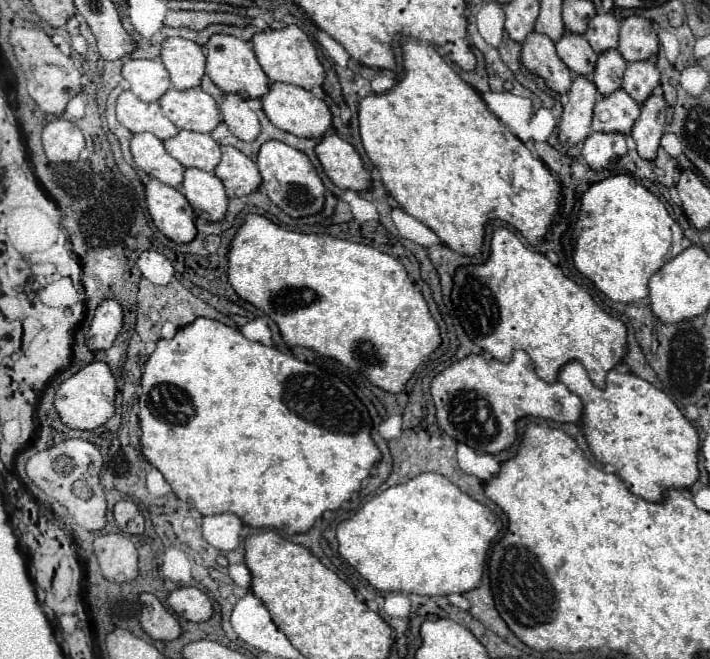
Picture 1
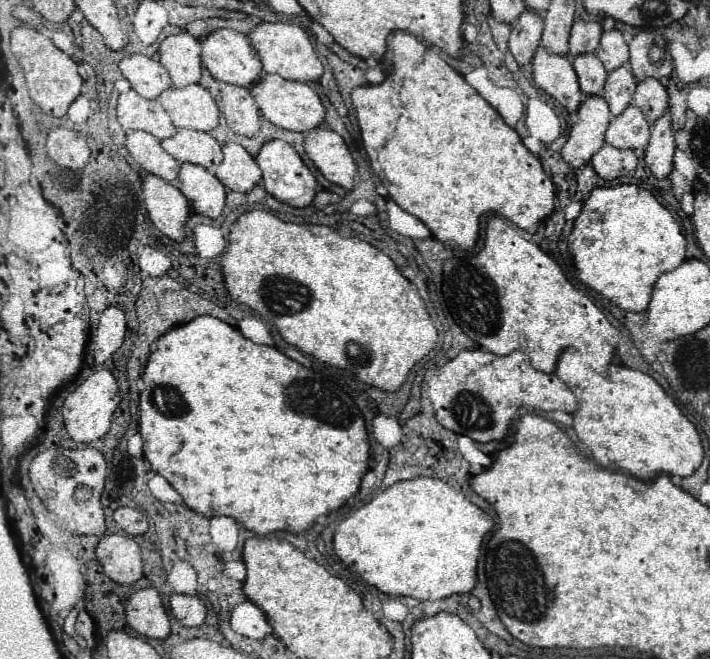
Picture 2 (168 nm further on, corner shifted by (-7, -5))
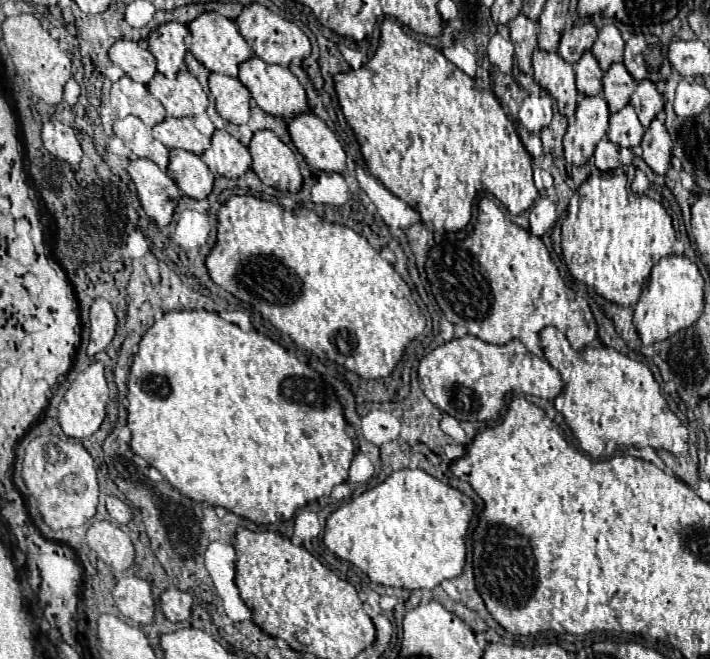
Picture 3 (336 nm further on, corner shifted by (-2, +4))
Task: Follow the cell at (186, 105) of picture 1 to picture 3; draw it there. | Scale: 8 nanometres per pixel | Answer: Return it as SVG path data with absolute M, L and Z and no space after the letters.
M181 69L173 79L155 73L155 77L147 83L147 91L161 101L171 117L195 117L209 105L199 81L187 69Z

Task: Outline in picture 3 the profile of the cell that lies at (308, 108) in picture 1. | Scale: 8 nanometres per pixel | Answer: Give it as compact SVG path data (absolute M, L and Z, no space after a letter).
M251 57L251 59L243 61L243 63L239 63L237 79L251 91L257 105L263 111L271 113L271 115L277 115L277 117L283 117L283 119L289 121L291 117L295 117L295 115L299 115L303 111L309 111L307 97L305 97L305 91L303 91L301 83L297 81L297 77L287 67L269 65L259 57Z

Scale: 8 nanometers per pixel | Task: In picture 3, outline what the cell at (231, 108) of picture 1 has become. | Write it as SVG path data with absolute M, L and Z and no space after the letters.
M211 73L209 91L215 97L215 107L223 119L237 125L247 123L251 93L249 89L245 89L245 85L241 85L237 77Z

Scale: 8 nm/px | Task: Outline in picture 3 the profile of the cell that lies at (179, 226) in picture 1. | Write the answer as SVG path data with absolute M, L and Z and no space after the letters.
M133 159L127 167L143 211L161 227L169 225L181 191L175 181L149 159Z

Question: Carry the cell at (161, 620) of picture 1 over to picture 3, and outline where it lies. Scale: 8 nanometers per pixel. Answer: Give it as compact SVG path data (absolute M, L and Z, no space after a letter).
M121 577L113 587L113 601L117 609L135 623L151 623L155 605L151 599L151 585L139 577Z

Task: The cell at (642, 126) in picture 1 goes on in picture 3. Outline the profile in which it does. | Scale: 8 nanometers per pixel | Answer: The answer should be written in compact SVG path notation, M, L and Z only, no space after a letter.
M655 119L651 127L645 131L641 147L643 159L653 169L653 173L665 175L665 171L671 165L671 137L659 119Z

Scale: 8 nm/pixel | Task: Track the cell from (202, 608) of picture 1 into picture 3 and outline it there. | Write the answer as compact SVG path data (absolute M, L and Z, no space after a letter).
M171 587L171 589L163 591L163 595L161 595L161 611L163 611L165 619L173 621L173 623L189 619L191 603L193 603L193 597L185 591L179 591L177 587Z

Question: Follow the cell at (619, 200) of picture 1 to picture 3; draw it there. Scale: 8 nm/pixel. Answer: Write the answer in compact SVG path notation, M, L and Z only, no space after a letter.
M591 175L571 197L567 217L561 223L561 249L563 259L567 263L573 279L593 287L601 297L621 307L635 307L641 295L641 287L649 277L651 267L671 253L675 243L675 231L671 225L671 217L663 209L661 203L649 199L647 195L637 195L629 191L627 177L621 175Z

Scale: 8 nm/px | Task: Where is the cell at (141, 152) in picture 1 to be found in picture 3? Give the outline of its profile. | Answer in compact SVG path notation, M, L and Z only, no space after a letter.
M129 115L125 119L117 119L113 123L113 133L123 139L125 147L131 149L137 157L151 159L159 165L161 171L167 169L169 149L151 135L151 129L139 117Z

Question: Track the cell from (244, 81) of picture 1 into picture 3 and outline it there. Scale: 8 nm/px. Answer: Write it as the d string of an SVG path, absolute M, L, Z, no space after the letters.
M215 11L201 13L187 27L189 27L189 37L187 37L185 45L195 55L195 59L199 63L203 63L209 71L235 77L237 75L237 65L241 61L247 61L249 57L253 57L253 51L249 49L247 41L237 31L235 23L231 19L227 19L227 17L223 17L221 13L215 13Z

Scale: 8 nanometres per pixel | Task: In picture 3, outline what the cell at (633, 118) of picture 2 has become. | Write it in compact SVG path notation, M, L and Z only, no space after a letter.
M627 105L625 109L613 113L611 119L609 119L607 137L609 137L609 141L613 141L621 147L627 147L627 149L637 147L643 139L643 133L645 133L645 129L639 123L637 113L631 105Z

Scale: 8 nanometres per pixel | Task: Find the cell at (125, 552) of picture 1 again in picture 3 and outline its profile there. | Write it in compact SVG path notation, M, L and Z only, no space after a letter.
M95 521L87 529L87 545L115 571L125 571L135 559L129 535L111 521Z

